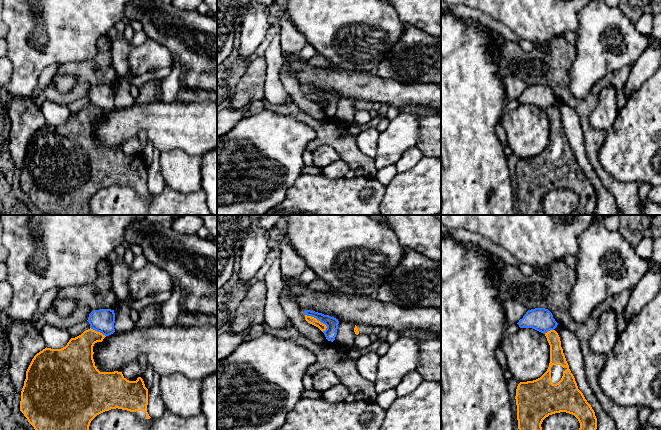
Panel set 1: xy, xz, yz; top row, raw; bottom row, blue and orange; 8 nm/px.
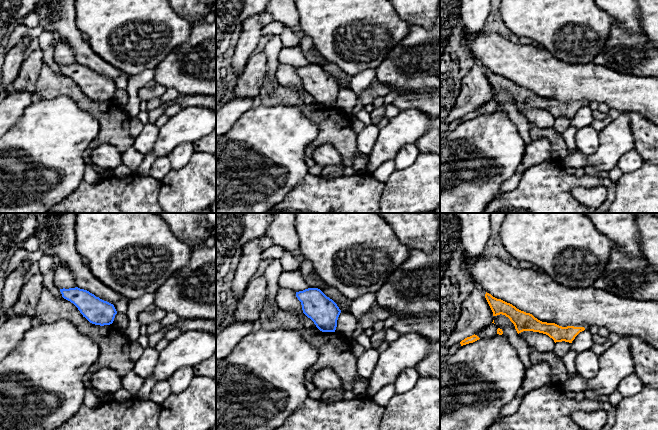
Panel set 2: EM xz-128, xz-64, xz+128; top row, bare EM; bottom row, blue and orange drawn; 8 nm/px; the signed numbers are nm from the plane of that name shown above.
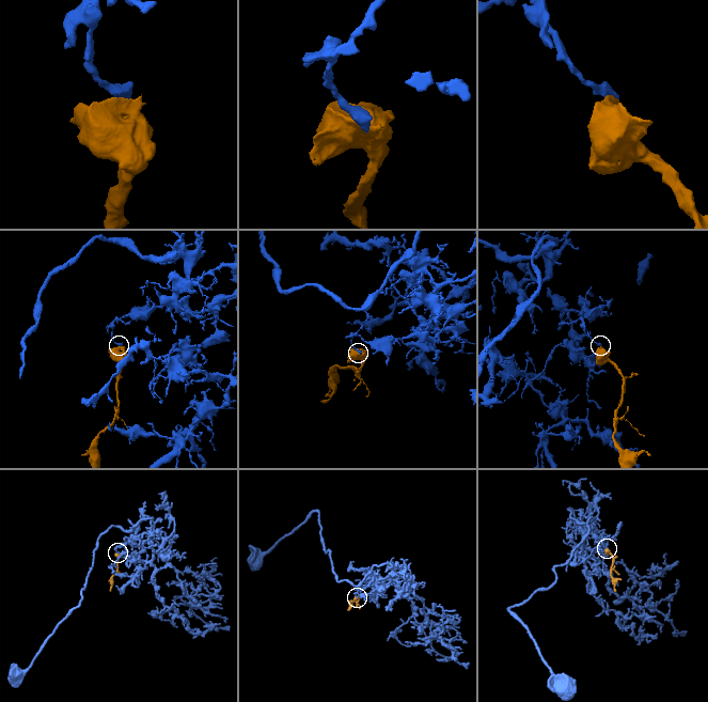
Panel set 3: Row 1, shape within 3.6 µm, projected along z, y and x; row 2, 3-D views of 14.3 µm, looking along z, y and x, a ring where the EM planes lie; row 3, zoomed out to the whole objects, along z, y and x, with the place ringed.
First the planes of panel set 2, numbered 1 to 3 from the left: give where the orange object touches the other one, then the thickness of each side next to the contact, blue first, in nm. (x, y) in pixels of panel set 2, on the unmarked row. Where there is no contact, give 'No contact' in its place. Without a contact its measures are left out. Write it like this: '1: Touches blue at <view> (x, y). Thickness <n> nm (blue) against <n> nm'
1: No contact
2: No contact
3: No contact

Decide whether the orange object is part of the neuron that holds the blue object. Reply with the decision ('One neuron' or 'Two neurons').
Two neurons

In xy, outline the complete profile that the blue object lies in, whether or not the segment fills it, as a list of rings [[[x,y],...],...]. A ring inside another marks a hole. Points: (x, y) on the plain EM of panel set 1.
[[[111,85],[94,86],[89,90],[88,96],[90,104],[109,112],[115,108],[115,89]]]

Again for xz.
[[[305,86],[304,88],[305,91],[314,93],[318,97],[320,97],[321,99],[327,102],[326,106],[323,107],[323,109],[328,117],[333,118],[335,116],[335,113],[337,111],[338,100],[339,100],[339,97],[336,94],[311,86]]]

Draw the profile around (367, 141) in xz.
[[[368,128],[365,131],[361,131],[356,136],[357,147],[363,154],[374,158],[376,155],[379,135],[380,133],[375,128]]]

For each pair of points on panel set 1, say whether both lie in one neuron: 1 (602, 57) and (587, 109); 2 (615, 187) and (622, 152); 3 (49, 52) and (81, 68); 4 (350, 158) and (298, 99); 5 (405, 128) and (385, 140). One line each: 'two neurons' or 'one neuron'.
1: two neurons
2: two neurons
3: two neurons
4: two neurons
5: one neuron

